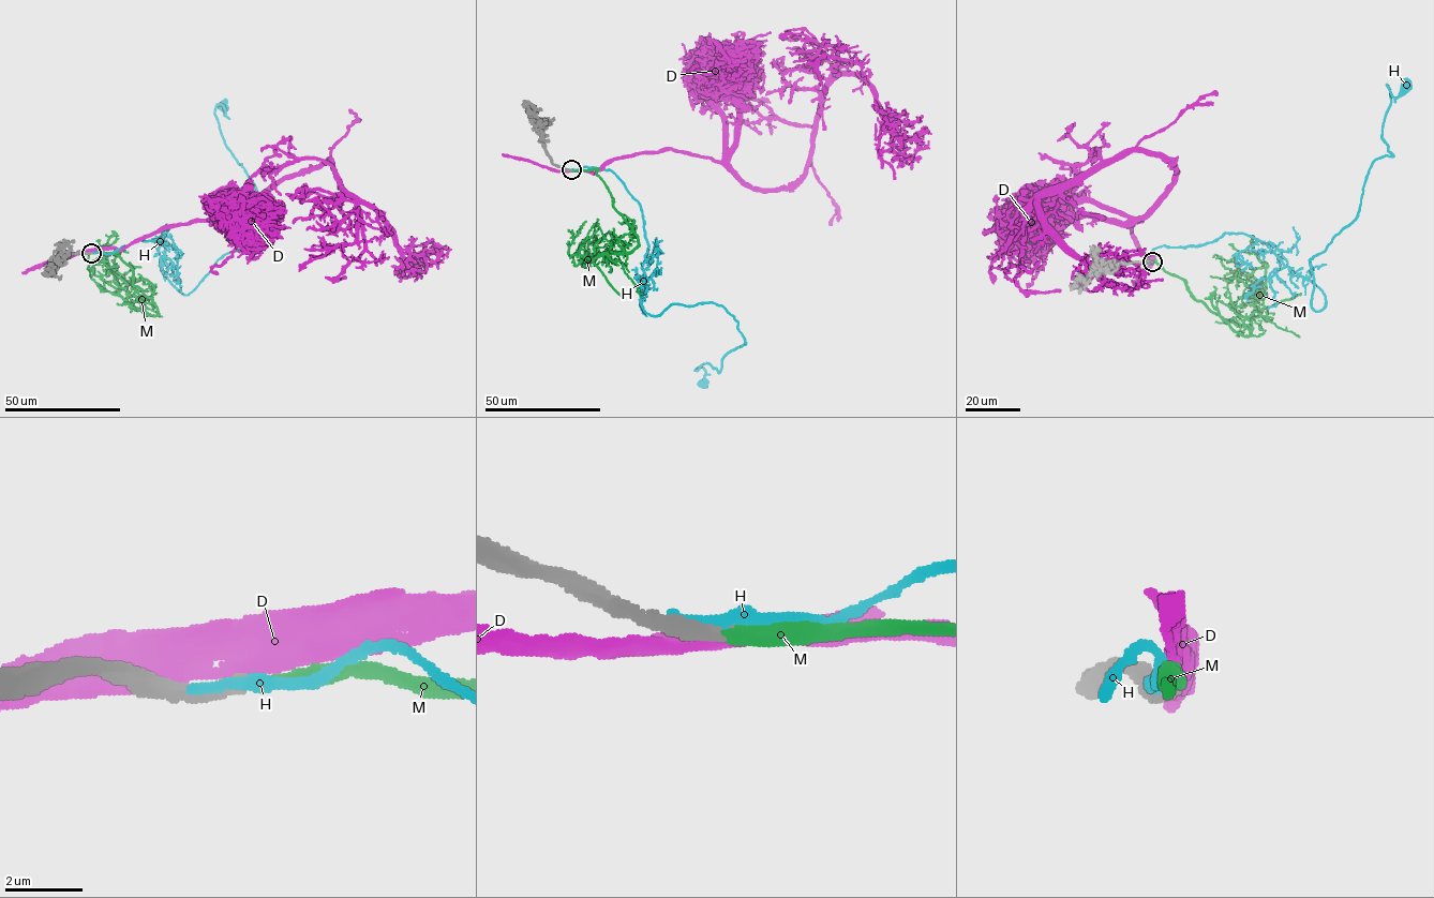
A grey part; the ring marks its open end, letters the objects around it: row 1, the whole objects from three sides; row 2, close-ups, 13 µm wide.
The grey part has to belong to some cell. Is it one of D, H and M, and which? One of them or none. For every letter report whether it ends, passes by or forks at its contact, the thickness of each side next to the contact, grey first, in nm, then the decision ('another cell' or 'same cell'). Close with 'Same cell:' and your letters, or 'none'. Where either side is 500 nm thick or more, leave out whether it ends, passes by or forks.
D: it ends | 400/480 nm | another cell
H: it ends | 480/320 nm | another cell
M: it ends | 400/320 nm | same cell
Same cell: M

